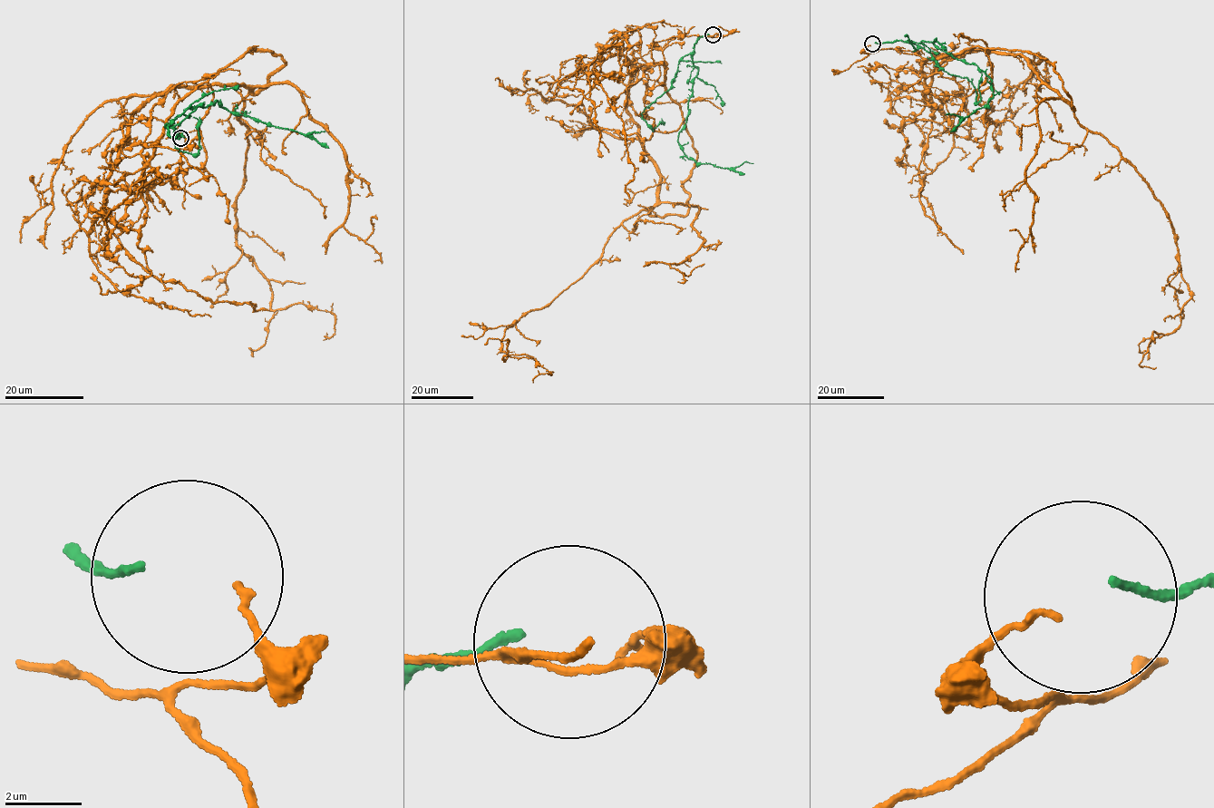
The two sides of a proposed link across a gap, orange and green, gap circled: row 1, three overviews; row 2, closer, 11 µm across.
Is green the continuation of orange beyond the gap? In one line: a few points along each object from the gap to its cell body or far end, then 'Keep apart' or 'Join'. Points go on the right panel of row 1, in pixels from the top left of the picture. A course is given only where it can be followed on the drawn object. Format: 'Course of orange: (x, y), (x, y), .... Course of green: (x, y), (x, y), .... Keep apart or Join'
Course of orange: (869, 45), (1053, 63), (1079, 123), (1170, 220), (1190, 297), (1150, 335), (1139, 365), (1156, 367). Course of green: (875, 43), (931, 43), (976, 65), (991, 79), (993, 98), (987, 104), (962, 119), (946, 114). Keep apart

